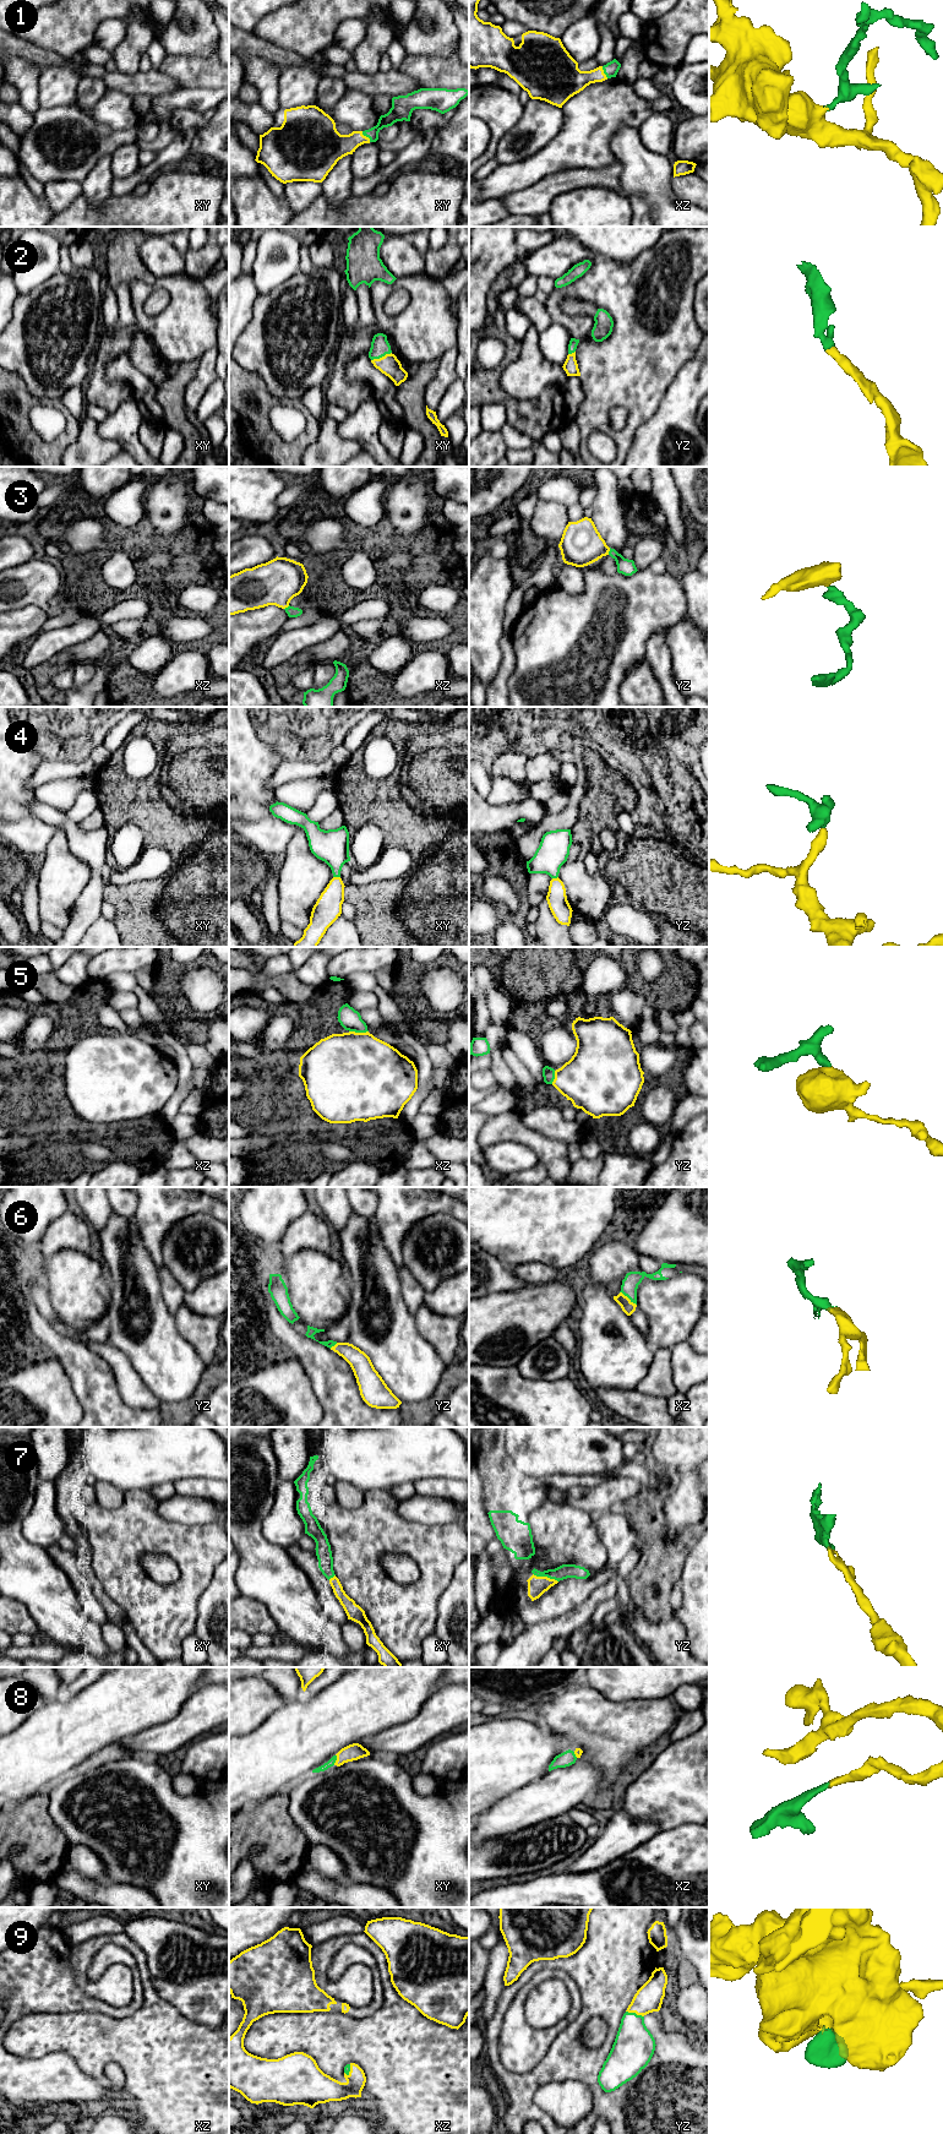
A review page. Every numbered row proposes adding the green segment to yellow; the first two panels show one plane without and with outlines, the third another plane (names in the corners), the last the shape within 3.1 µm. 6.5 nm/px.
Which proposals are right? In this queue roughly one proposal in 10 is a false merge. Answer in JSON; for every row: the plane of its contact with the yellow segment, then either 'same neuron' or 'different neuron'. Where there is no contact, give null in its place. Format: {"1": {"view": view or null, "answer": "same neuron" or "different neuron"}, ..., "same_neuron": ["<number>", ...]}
{"1": {"view": "xy", "answer": "same neuron"}, "2": {"view": "xy", "answer": "same neuron"}, "3": {"view": "yz", "answer": "same neuron"}, "4": {"view": "xy", "answer": "same neuron"}, "5": {"view": "xz", "answer": "same neuron"}, "6": {"view": "xz", "answer": "same neuron"}, "7": {"view": "yz", "answer": "same neuron"}, "8": {"view": "xy", "answer": "same neuron"}, "9": {"view": "yz", "answer": "same neuron"}, "same_neuron": ["1", "2", "3", "4", "5", "6", "7", "8", "9"]}

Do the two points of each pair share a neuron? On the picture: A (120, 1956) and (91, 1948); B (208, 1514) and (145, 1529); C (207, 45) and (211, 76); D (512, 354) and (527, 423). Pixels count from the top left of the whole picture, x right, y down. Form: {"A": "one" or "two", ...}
{"A": "two", "B": "two", "C": "two", "D": "one"}

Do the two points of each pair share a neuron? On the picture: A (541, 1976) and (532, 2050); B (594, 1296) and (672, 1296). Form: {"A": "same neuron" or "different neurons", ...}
{"A": "same neuron", "B": "different neurons"}

